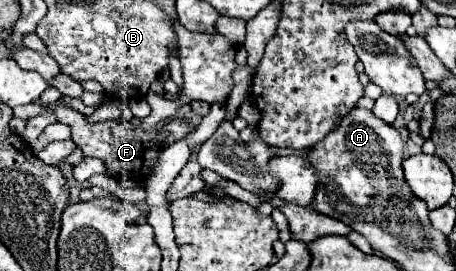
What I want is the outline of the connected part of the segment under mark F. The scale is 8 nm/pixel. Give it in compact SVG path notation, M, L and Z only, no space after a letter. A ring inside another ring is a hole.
M61 101L49 103L47 107L57 115L57 121L59 123L65 123L71 129L71 139L77 143L79 149L83 149L83 155L101 159L105 163L105 173L109 177L115 177L115 179L127 177L127 179L145 183L145 179L153 173L153 167L157 165L159 153L165 147L169 147L173 143L189 137L195 131L195 127L187 119L183 119L183 117L175 117L175 119L167 121L157 133L151 135L151 133L145 133L141 127L133 127L127 121L89 123L83 113L71 109L69 105L63 105Z

